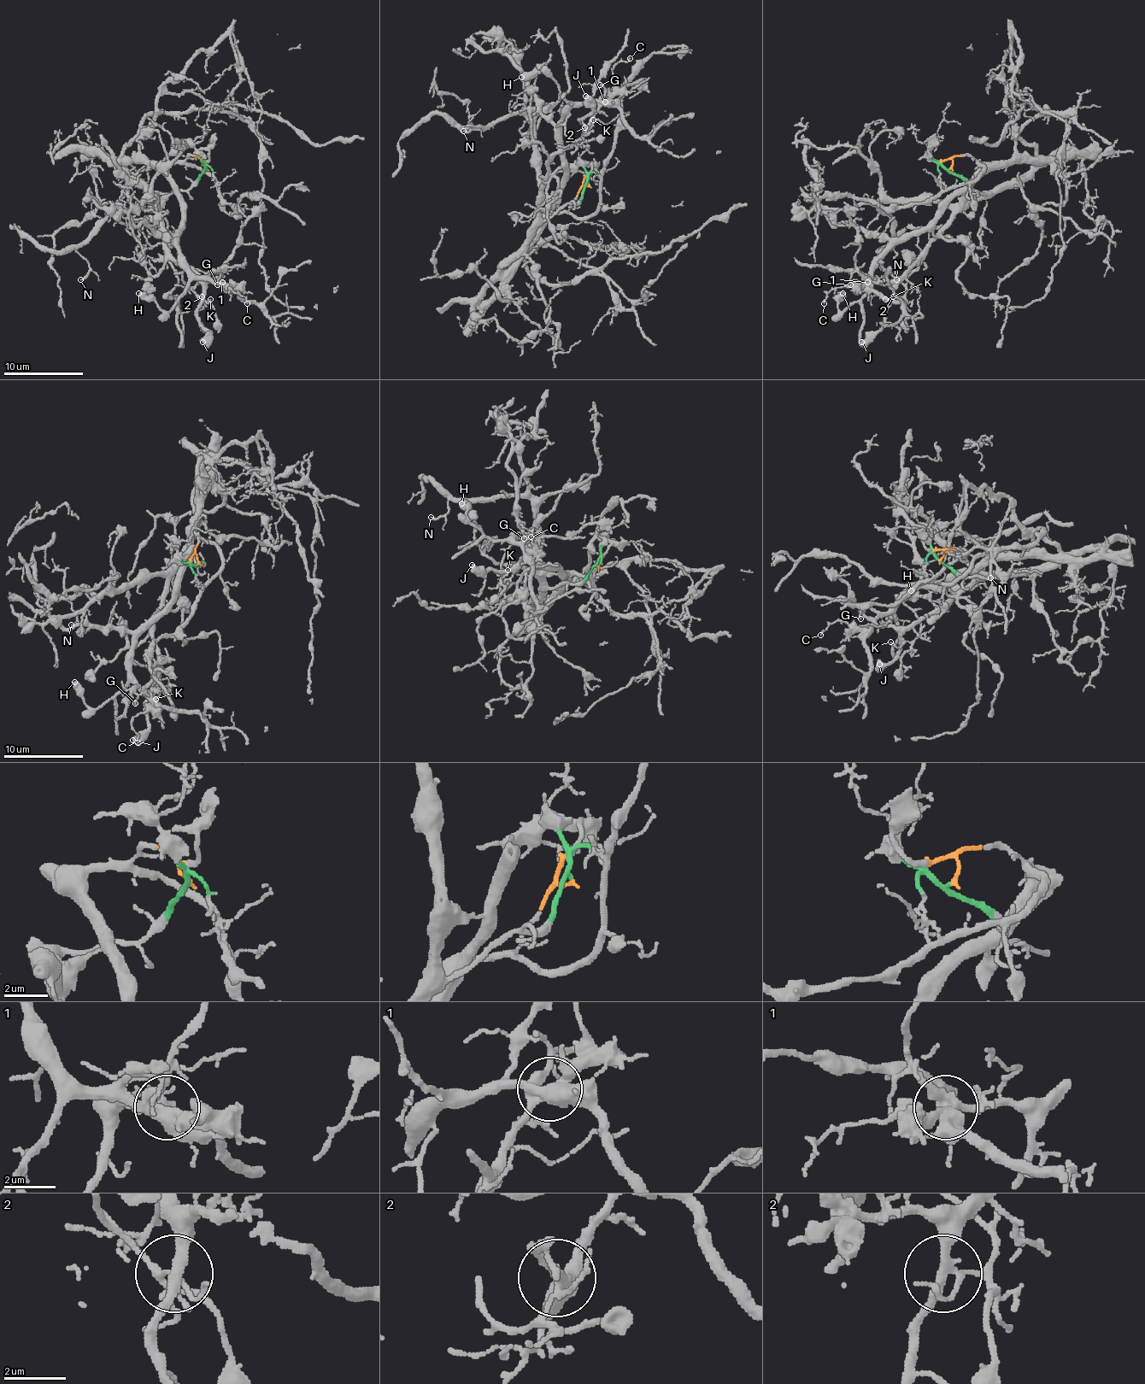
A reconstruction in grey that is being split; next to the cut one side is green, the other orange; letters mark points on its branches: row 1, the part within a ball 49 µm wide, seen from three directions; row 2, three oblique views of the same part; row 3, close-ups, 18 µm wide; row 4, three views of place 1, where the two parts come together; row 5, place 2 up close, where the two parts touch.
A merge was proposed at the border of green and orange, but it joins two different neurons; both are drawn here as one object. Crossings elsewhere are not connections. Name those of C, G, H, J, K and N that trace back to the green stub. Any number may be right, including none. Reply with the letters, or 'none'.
C, J, N

